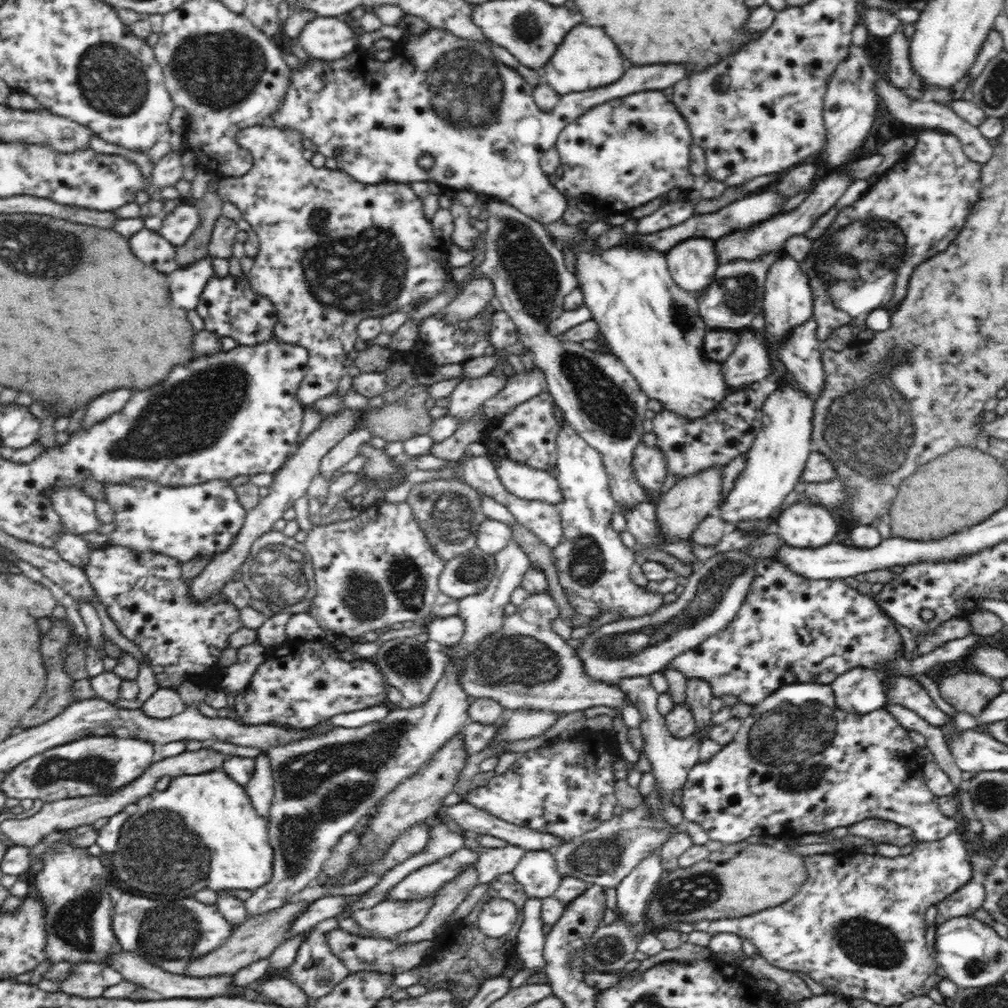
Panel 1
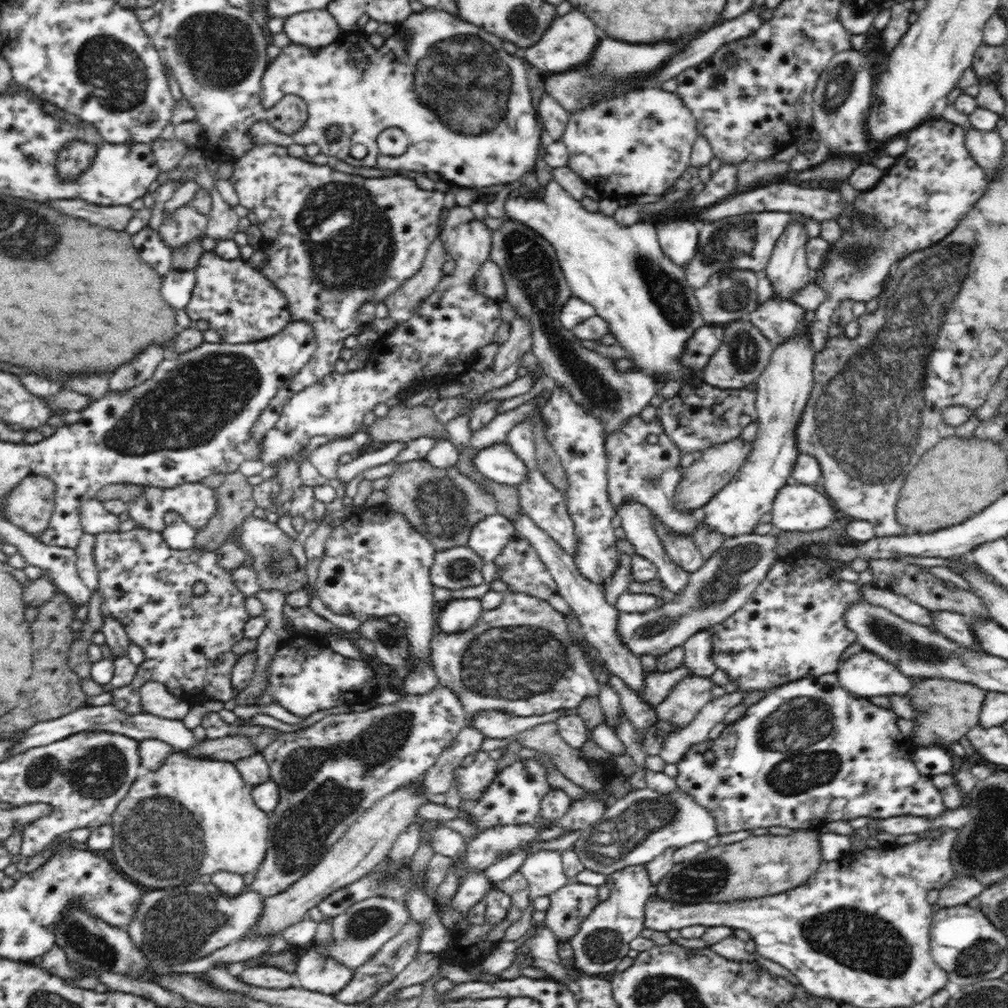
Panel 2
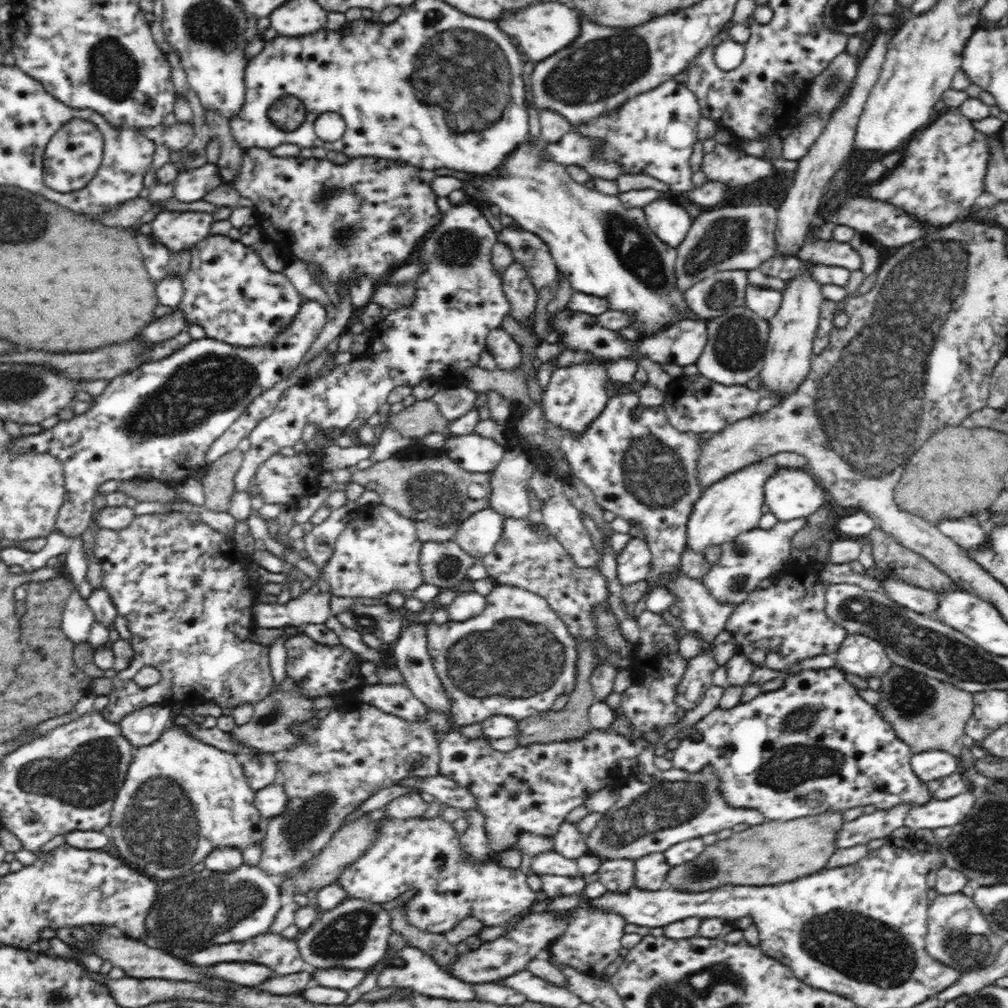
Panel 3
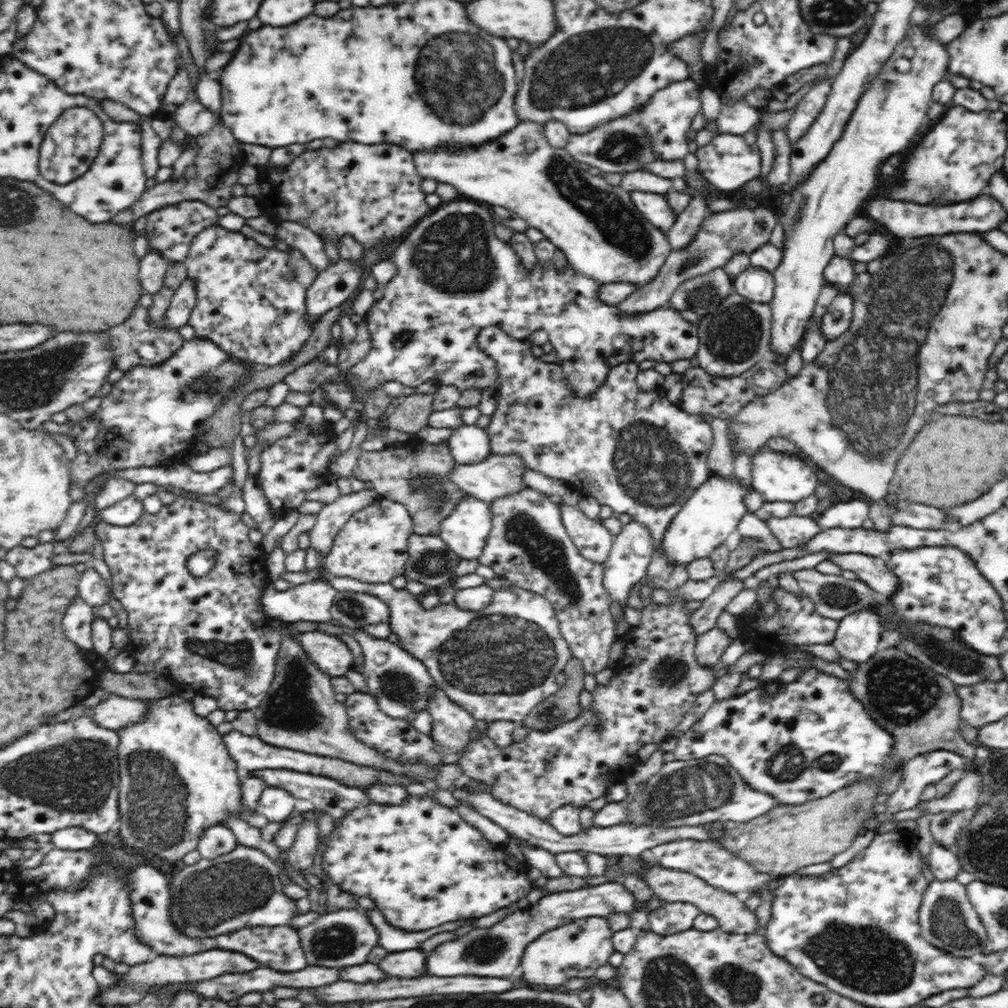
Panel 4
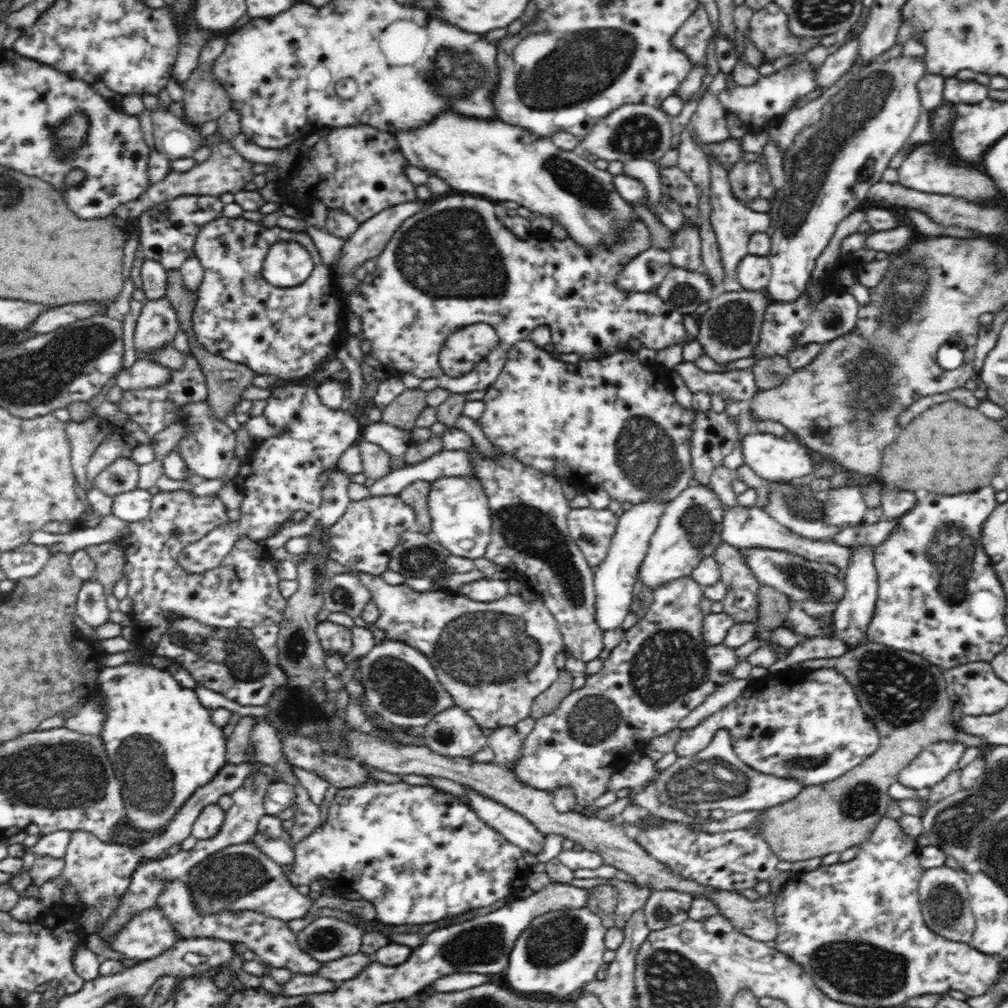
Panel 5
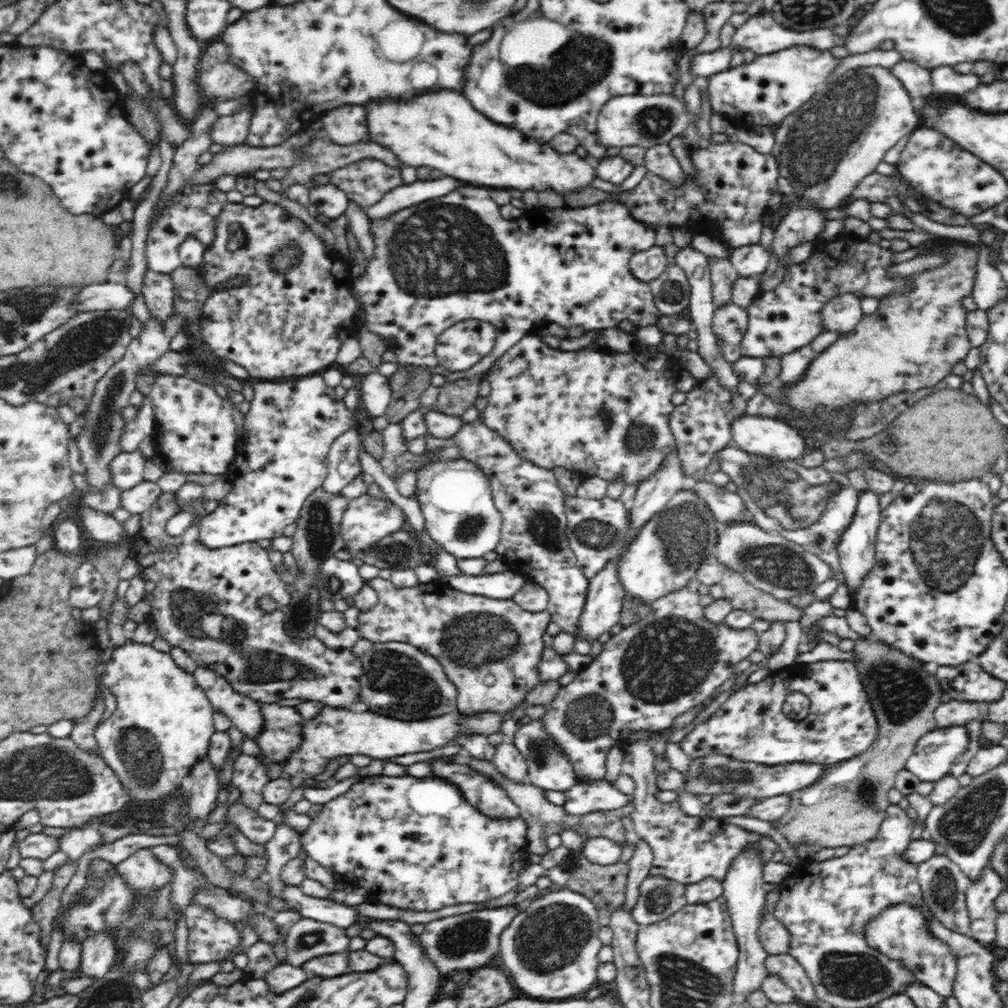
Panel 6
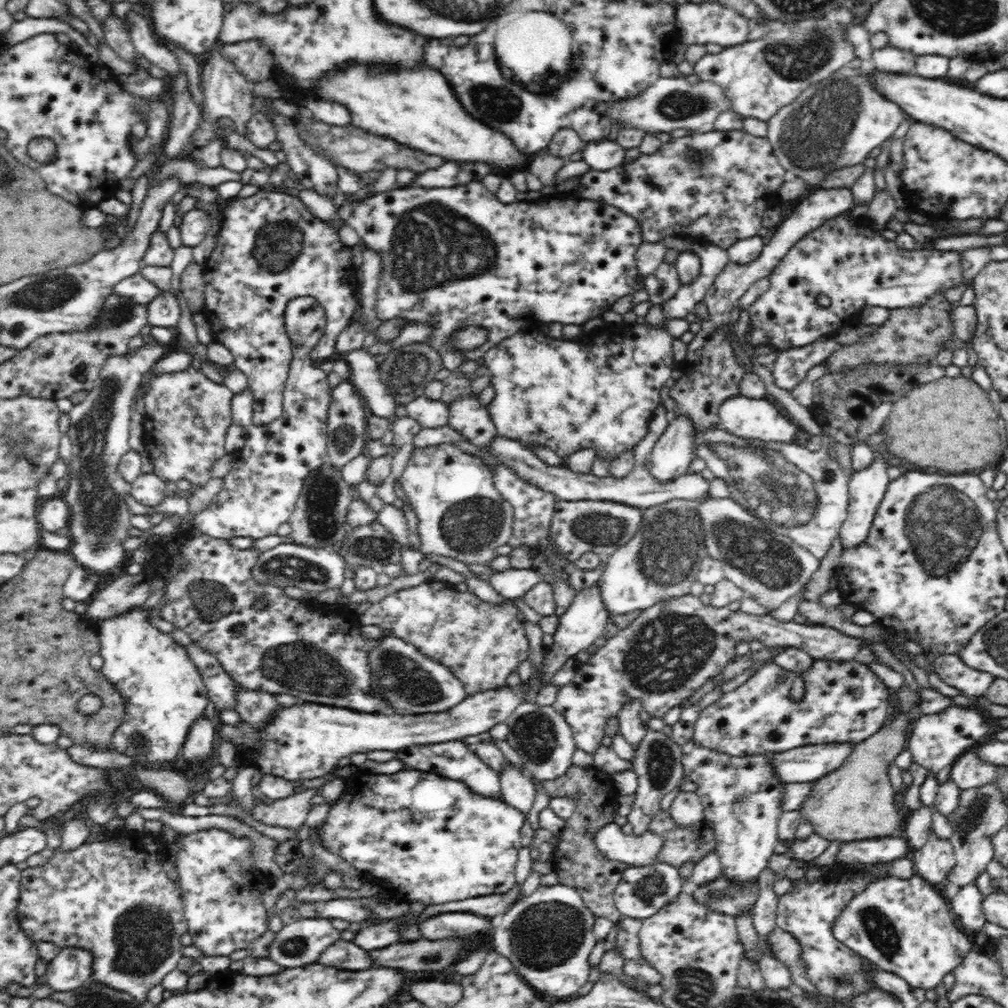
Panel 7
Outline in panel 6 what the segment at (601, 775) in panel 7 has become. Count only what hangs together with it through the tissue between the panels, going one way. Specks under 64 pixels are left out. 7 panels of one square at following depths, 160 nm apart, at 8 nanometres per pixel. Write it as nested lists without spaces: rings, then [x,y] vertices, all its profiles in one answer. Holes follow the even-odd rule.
[[[583,849],[578,852],[571,852],[567,858],[566,868],[571,873],[571,878],[567,882],[566,888],[572,892],[586,896],[590,899],[594,907],[597,909],[599,915],[599,923],[601,927],[609,927],[612,912],[622,907],[625,902],[627,876],[629,873],[628,863],[596,864],[590,862],[584,855]]]

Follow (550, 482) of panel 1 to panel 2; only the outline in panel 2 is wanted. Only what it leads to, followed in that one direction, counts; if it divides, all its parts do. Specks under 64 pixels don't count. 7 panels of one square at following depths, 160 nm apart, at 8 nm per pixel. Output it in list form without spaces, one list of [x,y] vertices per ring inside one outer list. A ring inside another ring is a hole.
[[[496,444],[480,451],[471,451],[473,464],[485,478],[500,485],[519,488],[527,480],[529,470],[525,462],[509,448],[508,444]]]

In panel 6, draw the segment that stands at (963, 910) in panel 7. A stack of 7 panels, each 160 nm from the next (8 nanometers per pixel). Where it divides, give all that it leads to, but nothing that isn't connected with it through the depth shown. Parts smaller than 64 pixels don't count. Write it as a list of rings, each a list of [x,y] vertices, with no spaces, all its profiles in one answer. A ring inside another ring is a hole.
[[[989,866],[984,868],[976,880],[971,881],[966,894],[967,910],[971,921],[969,936],[982,945],[995,943],[996,920],[999,911],[995,903],[1007,887],[1002,878]]]

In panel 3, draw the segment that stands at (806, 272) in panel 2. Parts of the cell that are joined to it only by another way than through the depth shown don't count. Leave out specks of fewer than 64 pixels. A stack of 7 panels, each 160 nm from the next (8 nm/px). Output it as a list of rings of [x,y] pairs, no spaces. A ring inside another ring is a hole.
[[[894,29],[886,34],[881,31],[874,39],[866,57],[859,62],[858,74],[856,74],[848,94],[842,98],[840,106],[832,112],[832,116],[828,118],[828,122],[824,126],[824,132],[808,148],[806,156],[802,156],[798,160],[792,184],[787,190],[784,202],[778,208],[775,241],[777,254],[780,256],[796,256],[796,252],[802,248],[804,242],[807,242],[806,234],[808,234],[810,222],[815,220],[814,215],[817,214],[821,206],[822,196],[828,192],[828,182],[832,180],[834,172],[837,172],[838,168],[846,161],[846,156],[852,152],[860,115],[864,110],[870,90],[880,76],[882,64],[886,60],[887,46],[894,32]]]

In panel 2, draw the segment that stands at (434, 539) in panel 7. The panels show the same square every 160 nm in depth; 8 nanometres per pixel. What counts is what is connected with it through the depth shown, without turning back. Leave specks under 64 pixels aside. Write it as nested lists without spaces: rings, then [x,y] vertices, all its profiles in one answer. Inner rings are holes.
[[[496,512],[472,526],[467,547],[484,560],[492,562],[516,536],[515,526],[511,520]]]

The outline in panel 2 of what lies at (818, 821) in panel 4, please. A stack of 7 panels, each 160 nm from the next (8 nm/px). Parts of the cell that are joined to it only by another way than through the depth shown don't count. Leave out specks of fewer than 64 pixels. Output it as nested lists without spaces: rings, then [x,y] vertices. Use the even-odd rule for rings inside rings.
[[[797,830],[791,835],[752,835],[740,842],[710,847],[686,863],[674,864],[656,885],[654,896],[666,902],[694,905],[728,903],[775,896],[808,881],[823,861],[819,830]]]

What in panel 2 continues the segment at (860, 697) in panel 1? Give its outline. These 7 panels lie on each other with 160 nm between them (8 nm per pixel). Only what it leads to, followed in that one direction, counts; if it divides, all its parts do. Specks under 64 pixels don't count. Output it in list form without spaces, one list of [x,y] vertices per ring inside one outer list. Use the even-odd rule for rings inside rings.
[[[858,647],[854,656],[850,656],[848,660],[844,660],[836,672],[842,689],[846,689],[854,696],[872,698],[872,696],[888,696],[888,694],[898,694],[905,697],[913,684],[909,682],[909,678],[902,674],[894,665],[884,660],[880,655],[872,652],[868,648]]]

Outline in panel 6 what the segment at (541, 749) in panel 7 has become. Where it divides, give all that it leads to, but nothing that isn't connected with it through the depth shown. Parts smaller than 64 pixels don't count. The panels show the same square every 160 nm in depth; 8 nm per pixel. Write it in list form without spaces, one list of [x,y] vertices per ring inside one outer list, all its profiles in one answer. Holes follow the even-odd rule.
[[[536,718],[536,720],[524,720],[519,724],[520,728],[512,741],[526,760],[528,782],[544,790],[557,790],[558,792],[570,790],[578,781],[577,774],[574,772],[570,759],[547,736],[543,720]]]

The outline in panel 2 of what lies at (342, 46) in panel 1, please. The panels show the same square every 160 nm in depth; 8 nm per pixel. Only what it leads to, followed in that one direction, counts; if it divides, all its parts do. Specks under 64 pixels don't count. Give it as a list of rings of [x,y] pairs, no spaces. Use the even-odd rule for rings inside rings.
[[[327,10],[298,12],[284,19],[283,32],[291,42],[308,48],[330,46],[344,33],[336,19]]]

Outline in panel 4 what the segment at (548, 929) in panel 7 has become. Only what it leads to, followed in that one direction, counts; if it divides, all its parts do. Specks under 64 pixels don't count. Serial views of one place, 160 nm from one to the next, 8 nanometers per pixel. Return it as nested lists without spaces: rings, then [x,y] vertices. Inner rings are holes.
[[[592,916],[566,924],[538,936],[524,952],[518,975],[521,982],[532,988],[561,990],[562,983],[571,977],[594,975],[596,969],[608,963],[608,959],[616,952],[610,942],[615,933],[610,929],[607,918]]]

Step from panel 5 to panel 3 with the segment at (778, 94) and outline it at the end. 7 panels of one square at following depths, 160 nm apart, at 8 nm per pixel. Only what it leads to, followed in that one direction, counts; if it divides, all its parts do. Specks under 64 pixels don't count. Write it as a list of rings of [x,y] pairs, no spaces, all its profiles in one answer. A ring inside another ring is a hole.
[[[716,144],[714,150],[710,154],[703,156],[701,170],[706,175],[708,181],[722,181],[730,187],[738,186],[739,184],[750,184],[767,175],[772,175],[773,166],[770,161],[764,158],[746,154],[741,148],[732,150],[730,145]]]

